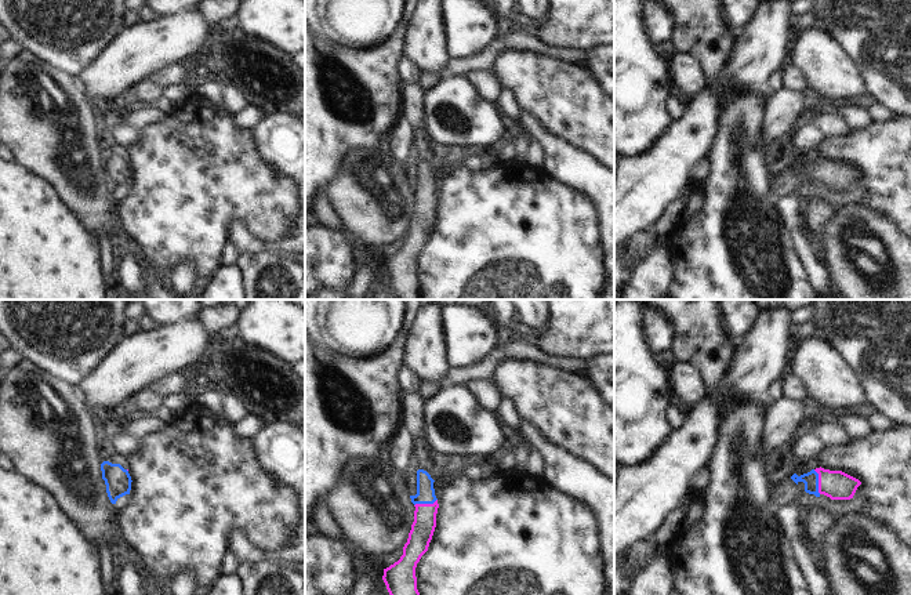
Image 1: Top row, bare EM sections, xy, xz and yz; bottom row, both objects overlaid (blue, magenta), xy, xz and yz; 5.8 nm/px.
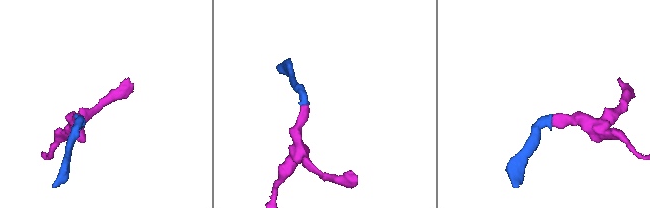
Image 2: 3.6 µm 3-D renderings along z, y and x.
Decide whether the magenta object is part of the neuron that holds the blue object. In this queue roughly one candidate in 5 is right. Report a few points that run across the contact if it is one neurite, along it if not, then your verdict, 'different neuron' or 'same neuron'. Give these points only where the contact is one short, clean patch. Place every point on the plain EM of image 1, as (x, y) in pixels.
same neuron

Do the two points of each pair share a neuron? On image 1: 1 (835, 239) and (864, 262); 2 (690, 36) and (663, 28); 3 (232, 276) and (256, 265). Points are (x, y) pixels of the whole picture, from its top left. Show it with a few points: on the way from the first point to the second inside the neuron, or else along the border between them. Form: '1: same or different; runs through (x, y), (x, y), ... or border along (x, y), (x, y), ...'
1: same; runs through (842, 240), (857, 256)
2: different; border along (670, 14), (674, 21), (672, 40)
3: different; border along (236, 264), (243, 285)

